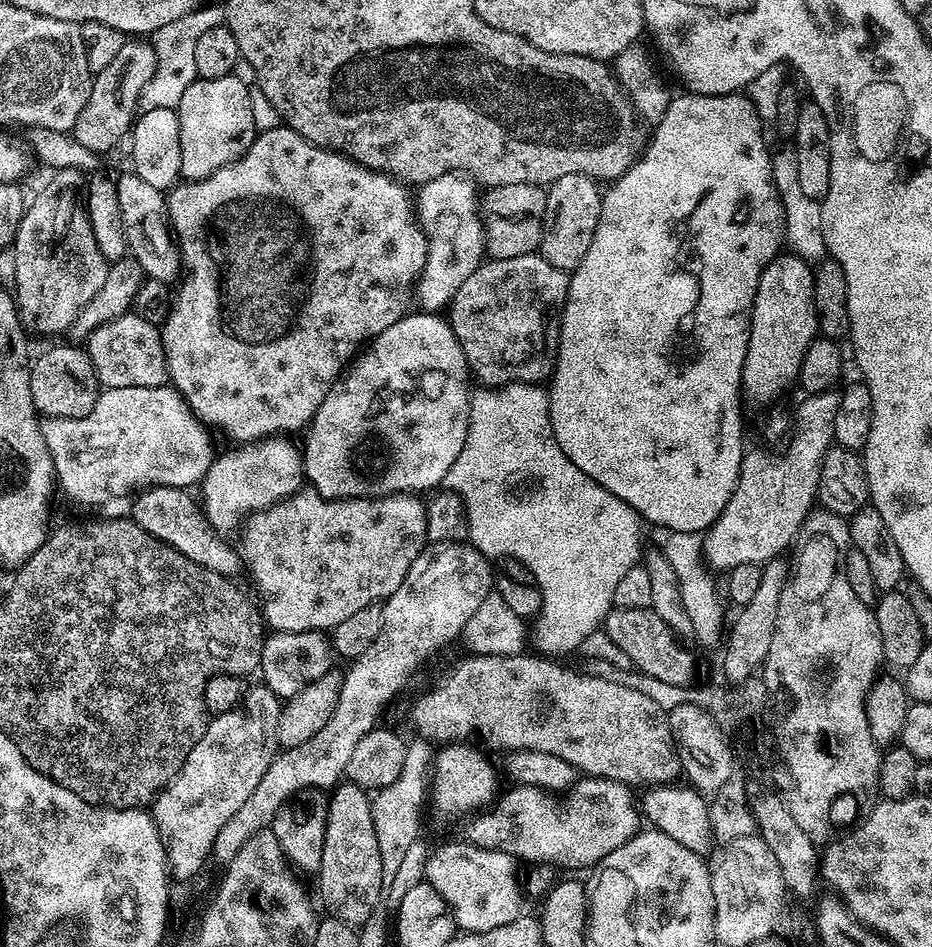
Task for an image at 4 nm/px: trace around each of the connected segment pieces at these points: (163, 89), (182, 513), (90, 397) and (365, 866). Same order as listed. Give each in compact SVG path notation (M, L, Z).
M210 6L203 10L195 10L189 16L181 18L180 21L172 22L162 26L151 37L150 43L156 51L156 69L151 78L146 82L146 86L140 89L139 103L143 111L149 112L155 108L175 109L180 103L182 94L186 86L190 86L192 81L197 79L196 67L194 66L194 46L198 46L198 38L206 34L206 30L217 27L221 23L222 16Z
M149 487L137 495L140 497L130 512L131 519L135 520L138 526L142 526L142 530L154 534L154 538L165 540L167 544L186 554L186 558L198 562L206 570L214 570L218 575L227 578L235 578L234 576L242 572L242 557L239 551L233 545L231 548L222 537L216 536L217 529L210 526L197 501L195 504L188 495L183 488Z
M83 347L54 348L35 357L30 368L30 398L37 413L44 418L83 418L94 410L102 385L96 379L92 360Z
M341 783L328 796L328 821L318 879L320 900L328 907L327 915L331 919L345 926L359 926L377 911L376 903L386 882L374 834L372 802L369 793L356 784Z

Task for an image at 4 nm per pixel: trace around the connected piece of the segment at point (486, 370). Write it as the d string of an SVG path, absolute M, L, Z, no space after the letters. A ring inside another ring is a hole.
M538 254L531 256L519 256L518 258L508 258L506 260L489 259L487 262L481 263L480 267L474 270L474 274L470 274L470 278L466 278L466 282L462 282L462 286L458 286L458 294L454 294L450 305L450 323L452 332L458 338L458 342L462 346L464 356L468 360L468 366L473 377L480 379L479 383L484 386L499 386L502 384L535 384L544 382L552 375L552 369L556 363L556 345L560 339L560 313L564 311L564 299L568 296L569 273L558 270L554 266L550 266L550 262L546 262Z

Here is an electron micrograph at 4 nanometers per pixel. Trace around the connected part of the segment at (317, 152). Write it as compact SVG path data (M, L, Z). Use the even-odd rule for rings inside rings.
M277 126L260 132L256 141L246 150L246 154L235 163L228 164L205 180L181 183L167 193L168 216L176 212L176 220L180 220L180 212L200 212L204 220L212 220L212 236L216 236L216 244L212 244L212 248L216 248L216 256L225 260L225 267L229 268L228 332L236 332L236 336L240 336L240 340L248 344L248 356L244 356L240 364L212 364L212 368L208 368L208 372L200 372L200 376L192 376L192 372L176 372L176 379L172 384L202 422L212 422L228 430L233 438L238 440L236 442L259 441L275 434L294 434L292 432L298 431L299 428L300 431L307 429L318 406L322 406L326 394L345 371L349 361L357 355L358 349L367 345L378 334L382 334L386 326L401 318L405 311L404 291L407 288L409 291L410 285L424 268L428 257L428 241L420 231L419 223L404 217L404 202L407 198L409 201L410 196L403 191L407 192L391 176L371 172L368 168L353 164L337 152L315 148L292 128Z

